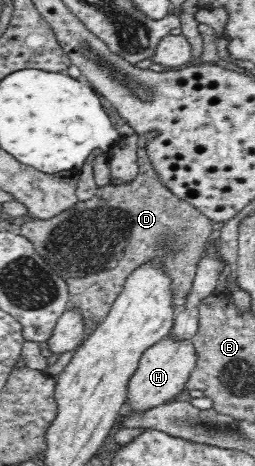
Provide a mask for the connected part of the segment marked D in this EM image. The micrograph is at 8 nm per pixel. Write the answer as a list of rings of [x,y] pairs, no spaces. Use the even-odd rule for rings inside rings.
[[[145,148],[137,151],[139,167],[136,179],[129,184],[112,184],[99,187],[86,201],[75,200],[72,207],[50,219],[28,220],[20,227],[20,235],[26,236],[46,264],[68,285],[69,305],[78,310],[86,325],[98,325],[105,321],[111,306],[124,290],[129,276],[141,266],[163,257],[165,273],[173,279],[171,296],[174,309],[182,311],[188,304],[188,295],[195,279],[197,263],[205,251],[205,244],[212,233],[212,222],[192,205],[178,199],[166,189],[152,169]]]

